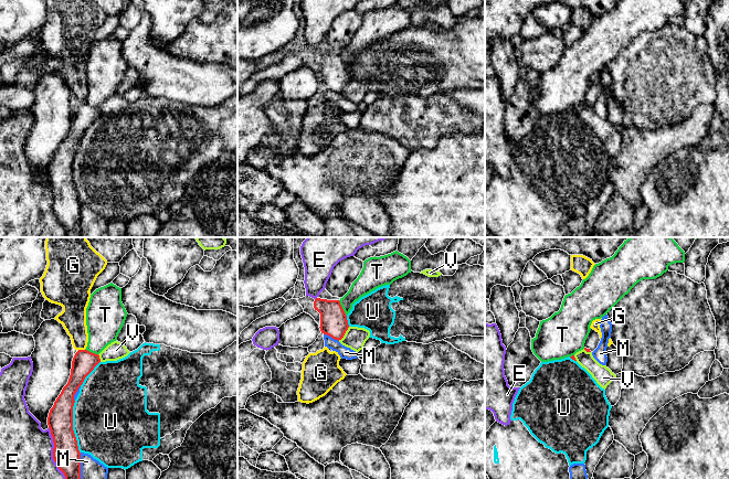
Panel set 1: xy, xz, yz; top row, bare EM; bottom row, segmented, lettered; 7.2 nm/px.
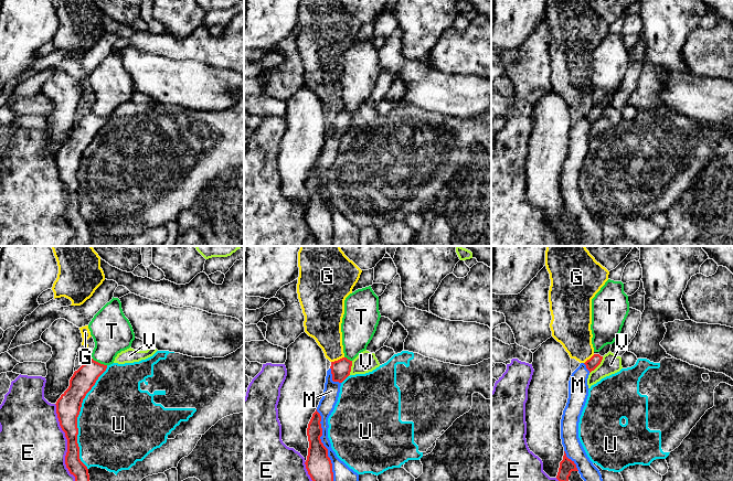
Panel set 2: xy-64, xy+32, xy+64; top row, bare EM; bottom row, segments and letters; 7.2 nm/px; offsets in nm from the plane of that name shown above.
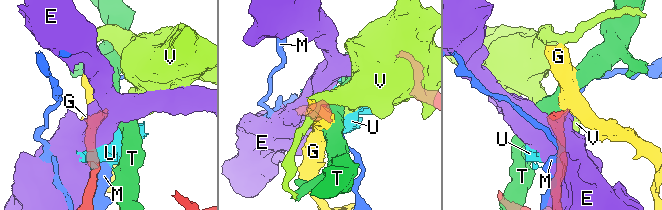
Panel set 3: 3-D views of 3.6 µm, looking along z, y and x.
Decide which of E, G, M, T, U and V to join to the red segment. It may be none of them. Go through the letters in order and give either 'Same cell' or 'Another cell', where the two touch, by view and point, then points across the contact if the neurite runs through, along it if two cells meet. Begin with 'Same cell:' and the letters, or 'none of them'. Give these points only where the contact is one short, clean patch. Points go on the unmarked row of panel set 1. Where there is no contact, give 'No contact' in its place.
Same cell: none of them
E: Another cell. Touches red at xy (53, 209)
G: Another cell. Touches red at xy (81, 103). Boundary: xy (84, 102), (77, 104)
M: Another cell. Touches red at xz (331, 89)
T: Another cell. Touches red at xz (341, 61). Boundary: xz (338, 53), (346, 68)
U: Another cell. Touches red at xy (72, 180)
V: Another cell. Touches red at xz (344, 87). Boundary: xz (349, 80), (338, 93)

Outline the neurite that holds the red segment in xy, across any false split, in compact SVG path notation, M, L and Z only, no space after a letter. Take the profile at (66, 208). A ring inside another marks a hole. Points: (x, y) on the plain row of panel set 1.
M78 103L72 114L68 135L49 166L47 178L54 195L53 212L65 228L64 237L81 236L81 205L73 183L74 148L99 115L98 107Z

